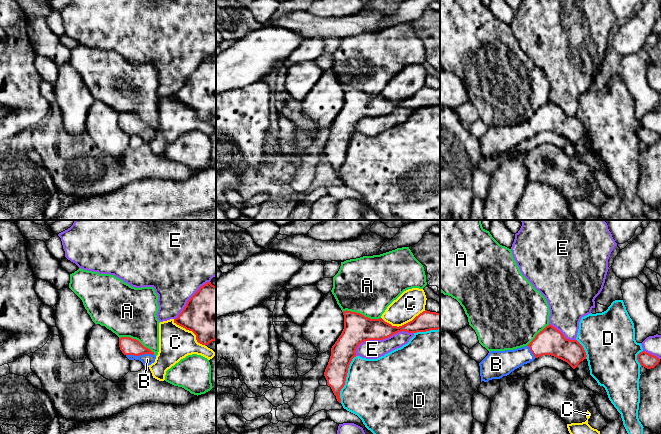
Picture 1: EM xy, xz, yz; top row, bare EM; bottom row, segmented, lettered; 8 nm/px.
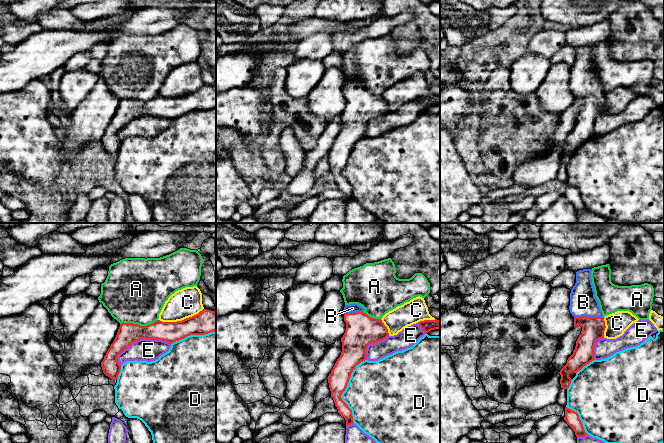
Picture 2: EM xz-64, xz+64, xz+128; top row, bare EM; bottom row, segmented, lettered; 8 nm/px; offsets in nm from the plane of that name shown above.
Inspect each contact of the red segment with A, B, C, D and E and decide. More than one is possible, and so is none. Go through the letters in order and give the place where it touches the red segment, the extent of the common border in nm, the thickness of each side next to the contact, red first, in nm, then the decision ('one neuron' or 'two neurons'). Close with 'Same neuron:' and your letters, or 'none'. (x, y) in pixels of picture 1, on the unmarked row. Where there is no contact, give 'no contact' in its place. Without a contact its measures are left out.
A: xz (361, 90) | 320 nm | 220/460 nm | two neurons
B: xy (139, 130) | 220 nm | 140/100 nm | one neuron
C: xz (404, 100) | 360 nm | 180/220 nm | two neurons
D: xz (345, 155) | 400 nm | 190/480 nm | two neurons
E: xz (380, 115) | 500 nm | 220/160 nm | two neurons
Same neuron: B

